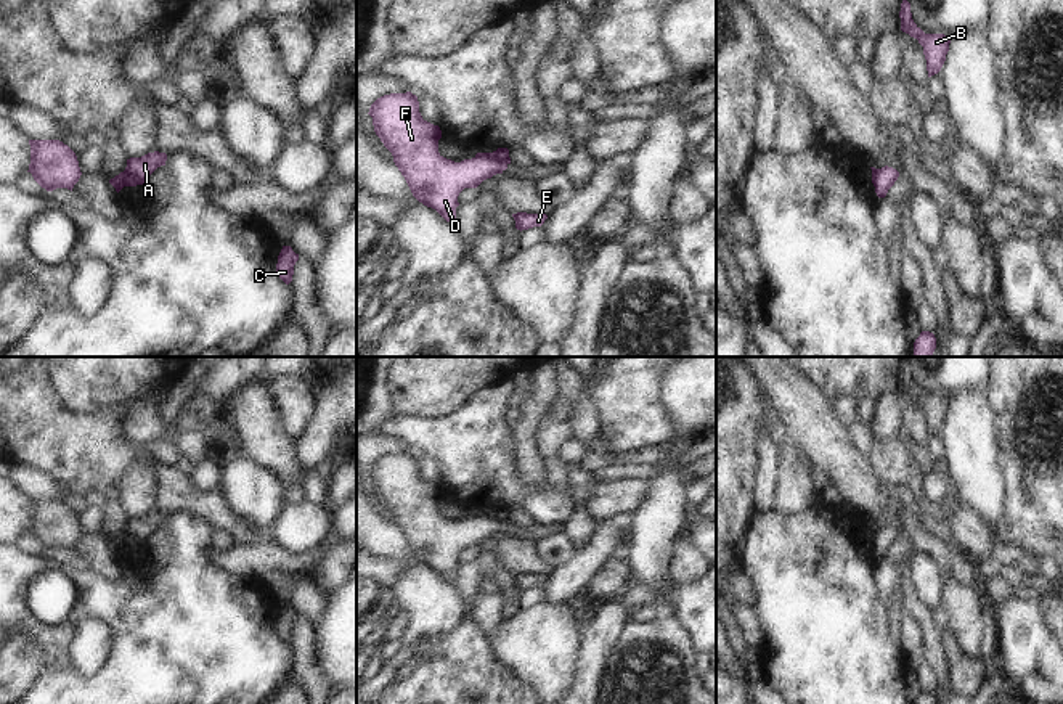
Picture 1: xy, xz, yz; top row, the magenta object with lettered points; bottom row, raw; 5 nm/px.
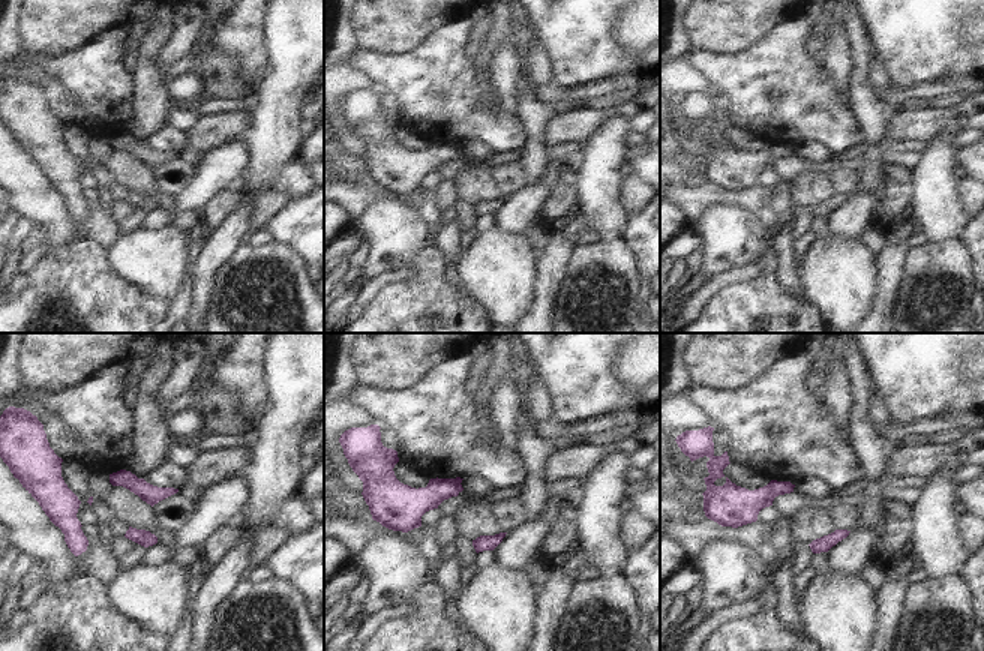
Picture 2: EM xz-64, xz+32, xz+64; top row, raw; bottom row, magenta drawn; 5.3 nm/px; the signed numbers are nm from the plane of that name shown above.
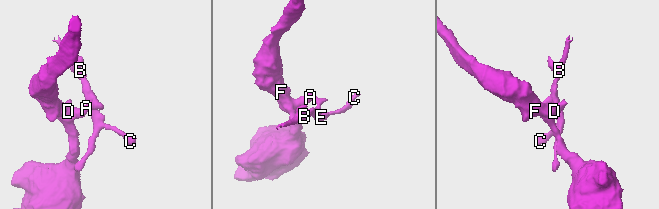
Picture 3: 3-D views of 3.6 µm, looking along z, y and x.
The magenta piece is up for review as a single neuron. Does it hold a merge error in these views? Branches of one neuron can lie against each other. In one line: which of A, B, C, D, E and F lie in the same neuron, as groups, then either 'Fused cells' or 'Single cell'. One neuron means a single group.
Groups: A B C E / D F. Fused cells.

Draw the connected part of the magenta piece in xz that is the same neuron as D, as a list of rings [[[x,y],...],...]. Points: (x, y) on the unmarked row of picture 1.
[[[411,452],[377,458],[368,474],[413,556],[450,583],[456,580],[458,556],[464,548],[477,548],[507,529],[506,522],[487,513],[461,522],[443,518],[438,513],[442,490],[422,479],[417,456]]]

